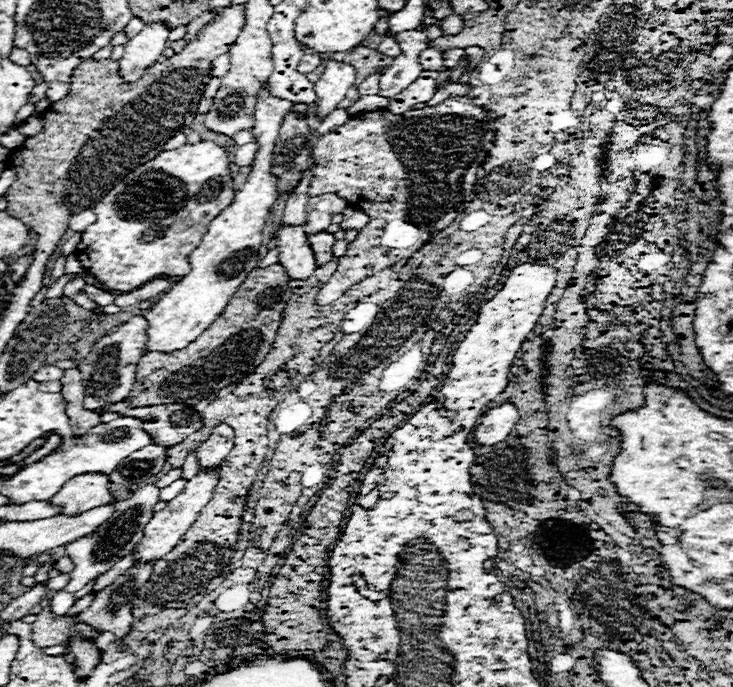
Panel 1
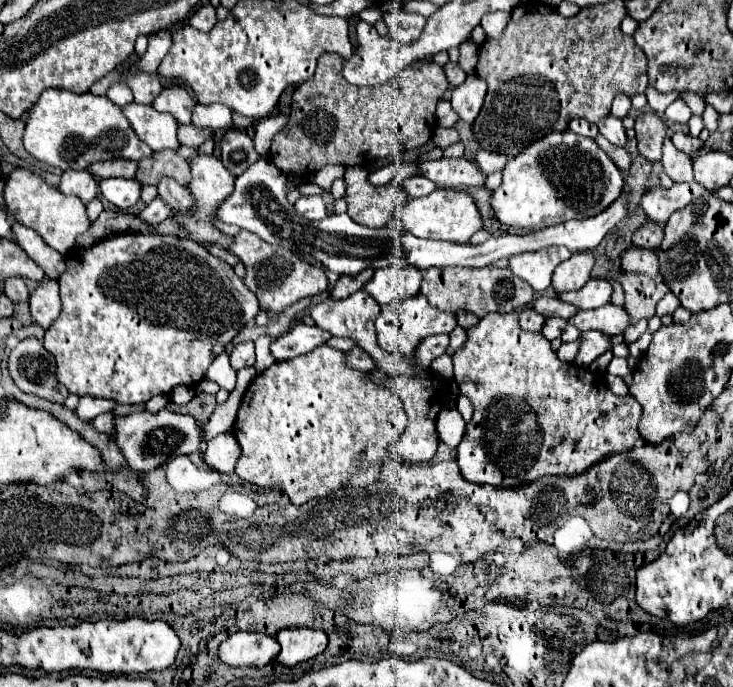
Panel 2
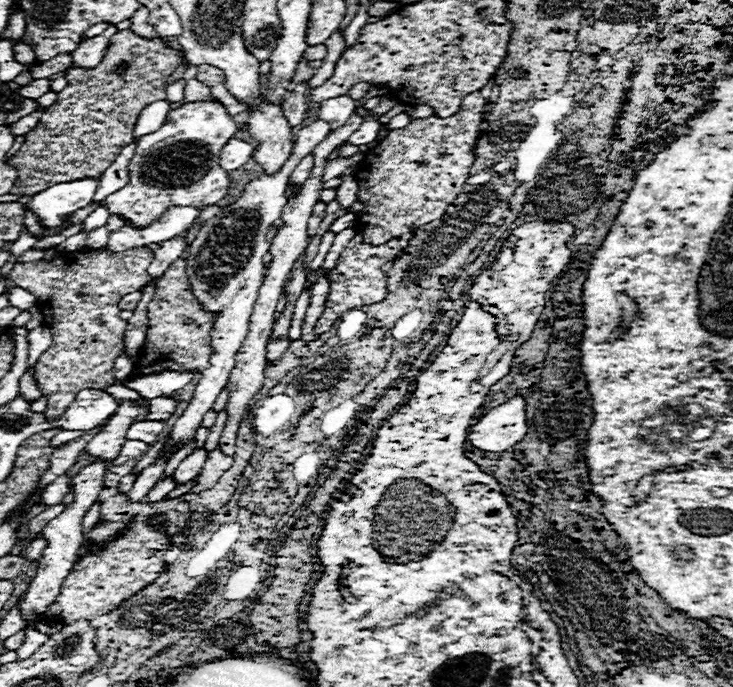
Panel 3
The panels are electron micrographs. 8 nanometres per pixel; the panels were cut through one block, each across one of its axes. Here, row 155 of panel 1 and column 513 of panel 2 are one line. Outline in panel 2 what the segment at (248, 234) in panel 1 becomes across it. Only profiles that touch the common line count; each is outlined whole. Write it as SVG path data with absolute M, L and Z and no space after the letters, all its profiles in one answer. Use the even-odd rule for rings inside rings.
M560 246L542 248L536 252L524 252L524 254L510 258L510 270L518 278L526 280L536 292L542 292L542 290L550 288L552 274L558 268L558 264L570 256L572 256L572 252L568 248L560 248Z

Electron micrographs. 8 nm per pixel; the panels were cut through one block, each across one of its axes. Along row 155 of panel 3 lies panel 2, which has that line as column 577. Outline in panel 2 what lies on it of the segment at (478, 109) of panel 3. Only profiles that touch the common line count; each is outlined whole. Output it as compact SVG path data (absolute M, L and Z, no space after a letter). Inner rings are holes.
M490 312L466 332L468 338L464 346L456 350L452 362L454 380L460 386L460 392L474 404L474 416L466 424L464 438L456 450L456 462L468 482L492 484L498 474L498 484L514 488L542 476L576 476L612 454L632 450L640 440L640 404L632 396L614 396L602 374L594 374L578 364L562 362L542 334L524 332L520 328L516 312Z

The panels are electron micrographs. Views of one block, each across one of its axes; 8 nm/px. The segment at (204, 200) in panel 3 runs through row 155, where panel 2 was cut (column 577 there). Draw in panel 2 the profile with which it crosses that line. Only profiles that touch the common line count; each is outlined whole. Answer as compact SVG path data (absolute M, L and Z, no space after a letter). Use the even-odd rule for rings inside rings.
M572 130L552 132L530 146L526 146L518 156L508 160L508 166L502 176L502 186L492 192L492 208L498 220L510 228L548 228L564 224L568 220L582 220L604 212L624 190L624 176L618 166L606 156L606 152L592 140Z

